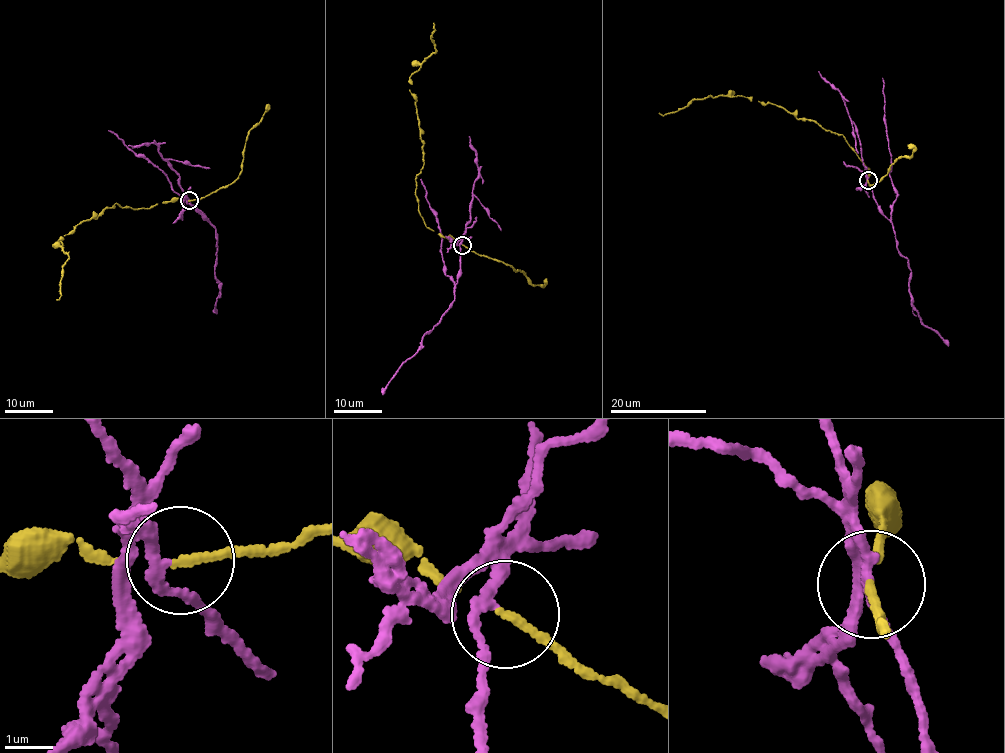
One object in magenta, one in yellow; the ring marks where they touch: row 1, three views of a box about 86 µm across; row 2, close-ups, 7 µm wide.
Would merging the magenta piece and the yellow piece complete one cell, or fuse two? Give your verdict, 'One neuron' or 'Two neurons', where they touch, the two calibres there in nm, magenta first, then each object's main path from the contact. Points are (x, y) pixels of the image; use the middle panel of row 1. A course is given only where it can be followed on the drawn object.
Two neurons. Place: (462, 245). Thickness 180 nm (magenta) against 120 nm. Course of magenta: (462, 244), (454, 299), (439, 321), (421, 339), (417, 351), (403, 362), (382, 394). Course of yellow: (462, 244), (426, 226), (416, 196), (423, 141), (409, 77), (436, 50), (430, 37), (434, 22)

